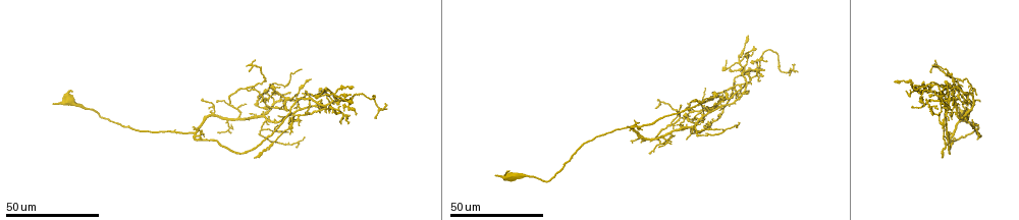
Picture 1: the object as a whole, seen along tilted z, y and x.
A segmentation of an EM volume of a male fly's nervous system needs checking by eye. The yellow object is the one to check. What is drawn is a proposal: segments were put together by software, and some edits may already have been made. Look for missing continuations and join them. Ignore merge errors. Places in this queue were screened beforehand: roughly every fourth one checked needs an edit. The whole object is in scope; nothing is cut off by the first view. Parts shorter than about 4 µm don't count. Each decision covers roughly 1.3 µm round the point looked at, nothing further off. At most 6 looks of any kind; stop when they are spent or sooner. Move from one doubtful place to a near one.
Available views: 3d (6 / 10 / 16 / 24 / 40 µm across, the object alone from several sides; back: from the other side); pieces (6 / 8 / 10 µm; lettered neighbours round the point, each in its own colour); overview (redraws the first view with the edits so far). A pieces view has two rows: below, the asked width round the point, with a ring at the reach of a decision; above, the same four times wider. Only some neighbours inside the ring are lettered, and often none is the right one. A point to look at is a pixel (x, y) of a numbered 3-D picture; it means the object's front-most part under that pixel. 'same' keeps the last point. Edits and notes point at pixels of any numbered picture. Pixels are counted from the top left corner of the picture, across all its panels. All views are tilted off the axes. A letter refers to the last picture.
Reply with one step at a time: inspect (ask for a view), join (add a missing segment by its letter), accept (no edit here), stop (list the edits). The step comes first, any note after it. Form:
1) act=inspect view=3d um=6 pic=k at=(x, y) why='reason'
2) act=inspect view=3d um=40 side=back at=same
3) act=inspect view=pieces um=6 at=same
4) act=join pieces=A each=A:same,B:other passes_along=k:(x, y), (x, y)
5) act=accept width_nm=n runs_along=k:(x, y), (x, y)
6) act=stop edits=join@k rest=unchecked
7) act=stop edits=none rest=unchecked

act=inspect view=3d um=24 pic=1 at=(717, 96) why='branch stops here'

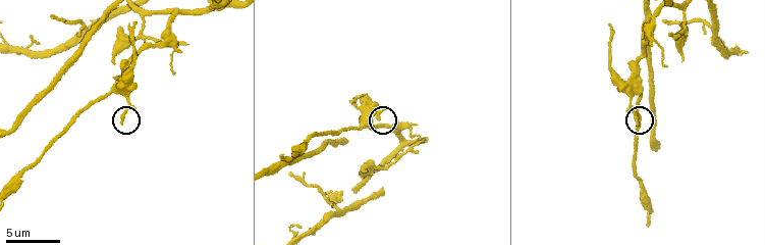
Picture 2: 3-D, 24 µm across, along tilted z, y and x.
act=inspect view=pieces um=8 pic=2 at=(379, 119) why='see the neighbours'

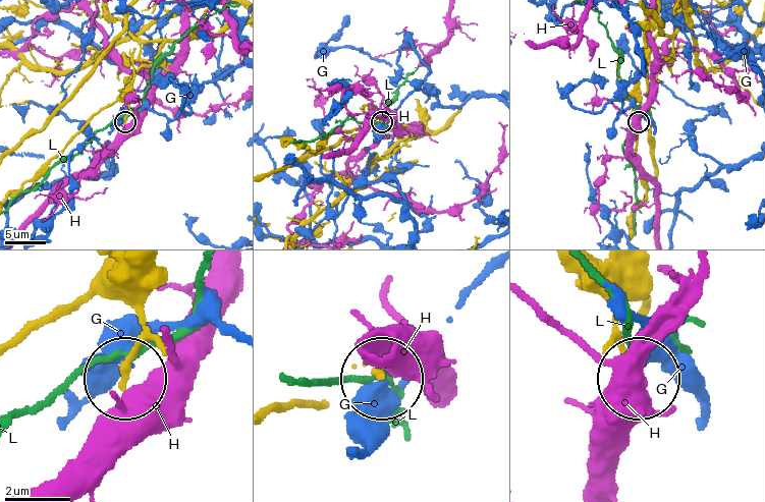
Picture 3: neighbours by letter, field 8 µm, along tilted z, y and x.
act=accept each=G:other,H:other,L:other found='no lettered segment goes on from it'

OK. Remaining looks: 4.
act=inspect view=3d um=24 pic=1 at=(192, 125) why='tapers out'

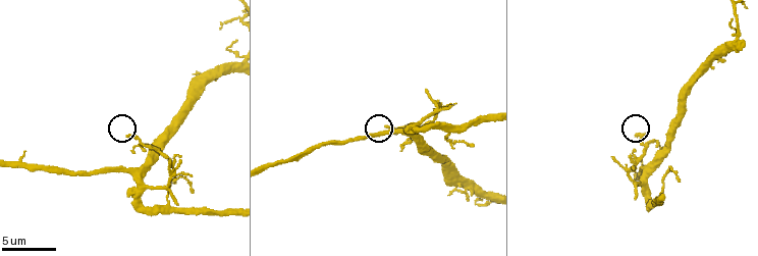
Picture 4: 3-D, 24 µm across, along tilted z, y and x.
act=inspect view=pieces um=8 pic=4 at=(128, 136)

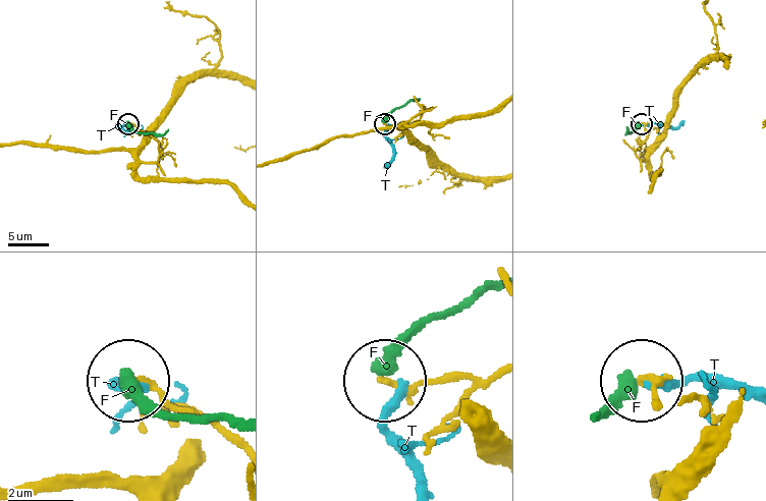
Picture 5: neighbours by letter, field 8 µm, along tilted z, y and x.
act=accept each=F:other,T:other found='no lettered segment goes on from it'

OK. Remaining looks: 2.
act=inspect view=3d um=24 pic=1 at=(305, 92) why='branch stops here'

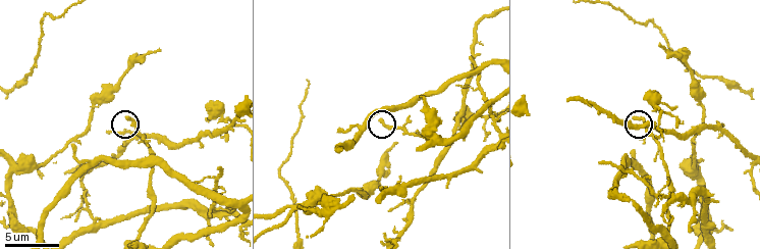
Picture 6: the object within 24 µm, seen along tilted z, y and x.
act=inspect view=pieces um=6 pic=6 at=(634, 117) why='see the neighbours'

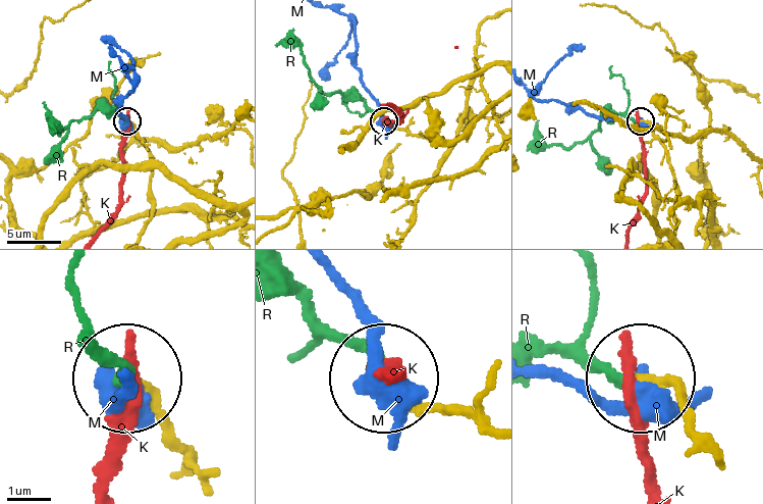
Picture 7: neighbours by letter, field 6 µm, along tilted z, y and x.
act=join pieces=R each=K:other,M:other,R:same passes_along=7:(704, 433), (670, 385), (547, 355) found='it goes on there'

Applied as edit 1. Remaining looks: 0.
act=stop edits=join@7 rest=unchecked

